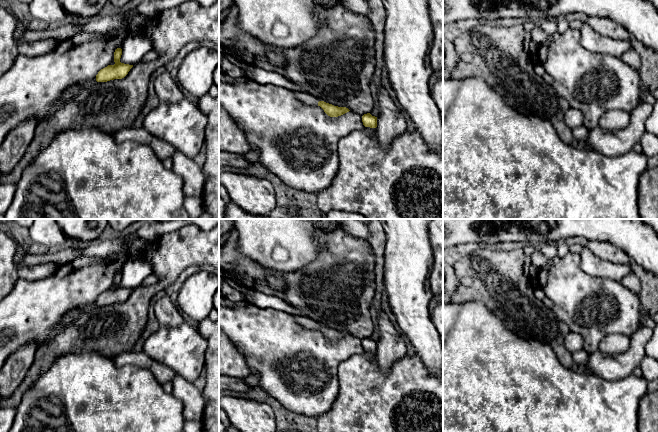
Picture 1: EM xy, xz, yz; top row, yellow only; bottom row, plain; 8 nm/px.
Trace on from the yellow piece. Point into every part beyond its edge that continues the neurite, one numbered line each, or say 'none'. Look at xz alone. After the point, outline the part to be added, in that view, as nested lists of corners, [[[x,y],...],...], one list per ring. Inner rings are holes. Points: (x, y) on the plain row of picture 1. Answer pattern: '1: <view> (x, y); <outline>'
1: xz (304, 321); [[[292,314],[293,315],[293,314]],[[293,315],[295,320],[304,328],[318,329],[319,324],[307,316]]]

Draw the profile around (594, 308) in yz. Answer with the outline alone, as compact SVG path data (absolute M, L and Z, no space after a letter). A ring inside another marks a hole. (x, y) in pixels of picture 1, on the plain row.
M568 252L564 257L548 259L539 269L537 286L554 304L554 312L570 332L583 337L583 349L591 355L598 350L600 342L610 334L631 337L640 327L642 314L639 295L626 288L621 282L607 278L595 278L583 272L580 254Z

